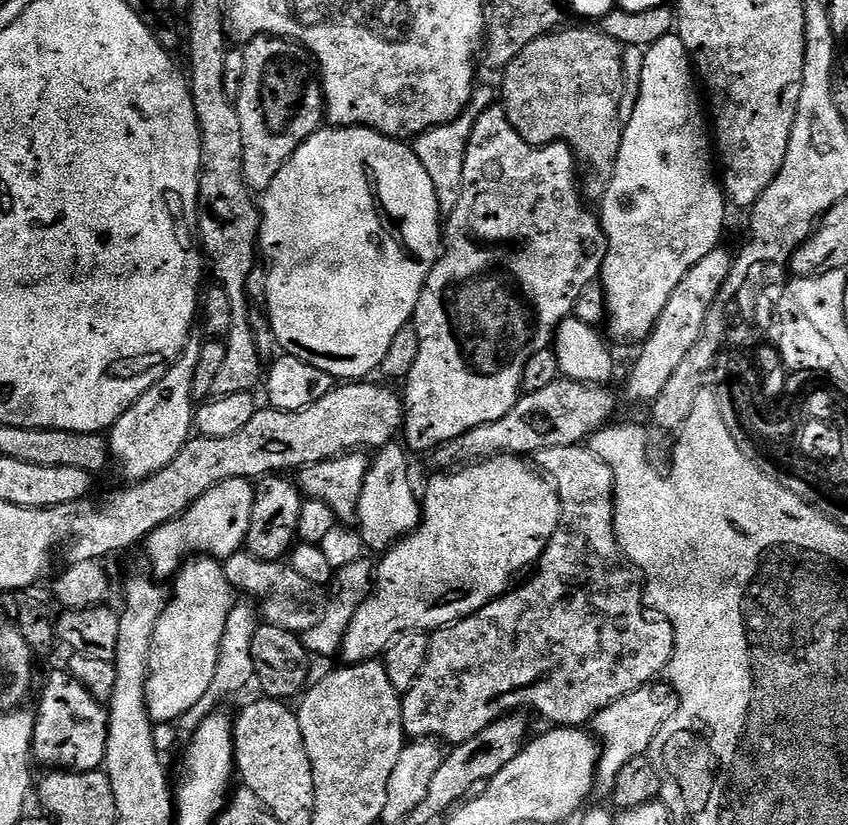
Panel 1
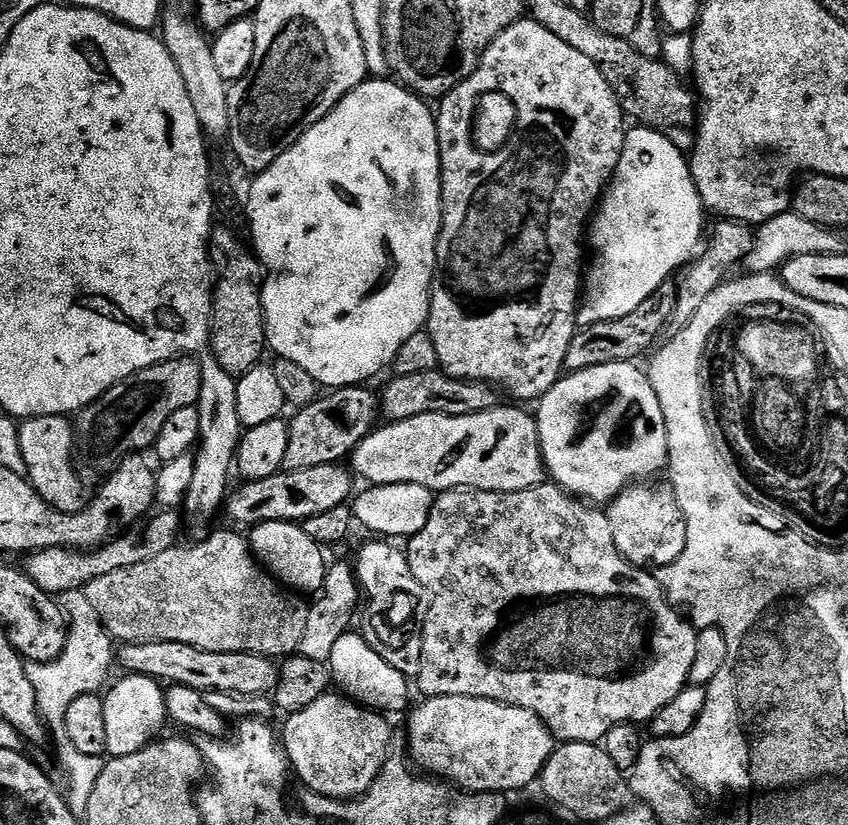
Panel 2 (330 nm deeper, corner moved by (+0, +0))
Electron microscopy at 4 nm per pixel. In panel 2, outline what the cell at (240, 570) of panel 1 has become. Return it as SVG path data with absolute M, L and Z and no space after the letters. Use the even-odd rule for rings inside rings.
M216 532L205 535L199 542L189 543L189 548L177 546L166 550L166 554L158 554L158 558L142 562L139 566L126 566L118 570L110 570L110 574L102 574L102 578L94 578L82 590L86 598L90 600L90 606L94 606L94 614L98 614L100 625L107 631L113 641L126 644L141 644L142 642L182 642L186 646L194 646L198 650L210 650L211 652L249 652L259 656L283 658L299 653L302 634L306 631L306 618L309 605L300 600L288 600L289 593L261 565L249 547L249 541L239 536L236 532Z

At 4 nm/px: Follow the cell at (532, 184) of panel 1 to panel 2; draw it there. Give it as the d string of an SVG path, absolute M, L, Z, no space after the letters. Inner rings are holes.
M521 18L513 22L506 30L490 42L488 49L480 57L480 65L458 86L454 86L439 101L440 109L435 109L436 133L440 147L440 181L442 182L442 226L440 237L436 243L436 273L432 275L432 294L428 307L428 323L426 331L434 342L434 350L438 353L439 371L447 376L463 380L484 380L497 389L509 392L513 401L539 401L546 395L564 372L566 350L570 348L570 338L574 338L578 327L578 305L582 295L582 264L580 268L580 243L585 243L586 229L590 217L595 213L612 176L616 172L618 162L622 158L624 137L626 135L626 117L620 100L610 90L610 82L598 70L596 63L586 54L578 54L574 46L566 46L562 38L550 34L546 26L542 26L531 18ZM500 92L516 107L516 130L514 135L496 152L481 152L472 142L472 118L476 114L476 104L482 94Z

